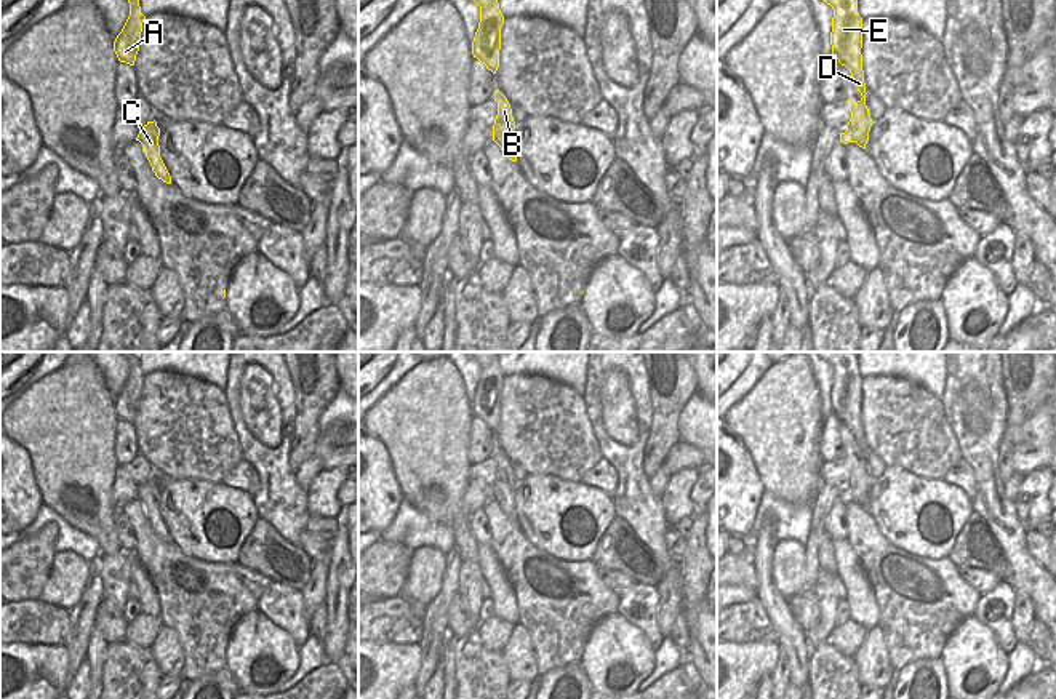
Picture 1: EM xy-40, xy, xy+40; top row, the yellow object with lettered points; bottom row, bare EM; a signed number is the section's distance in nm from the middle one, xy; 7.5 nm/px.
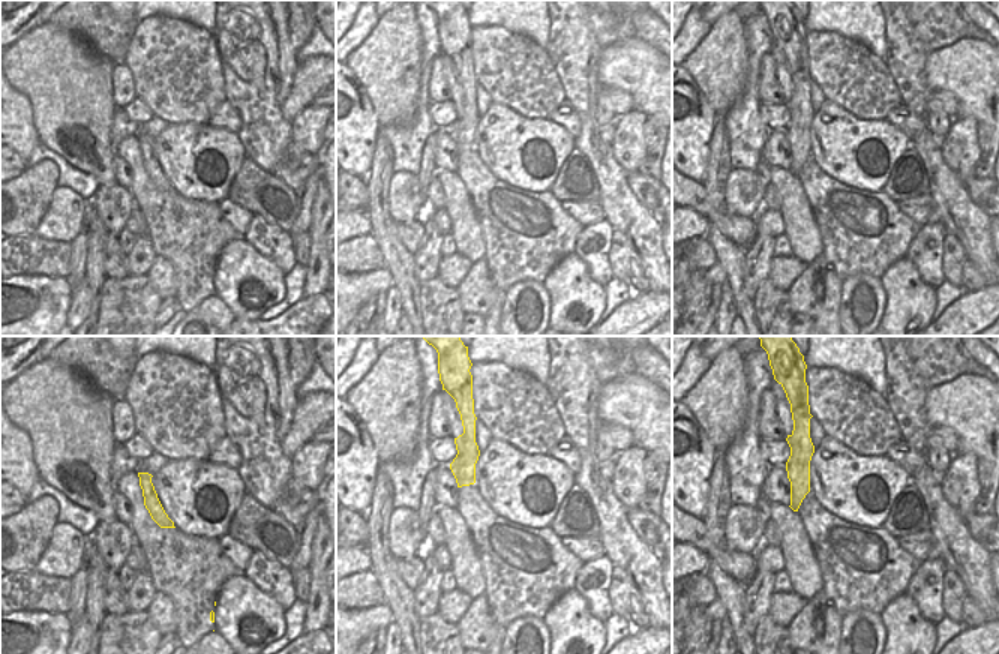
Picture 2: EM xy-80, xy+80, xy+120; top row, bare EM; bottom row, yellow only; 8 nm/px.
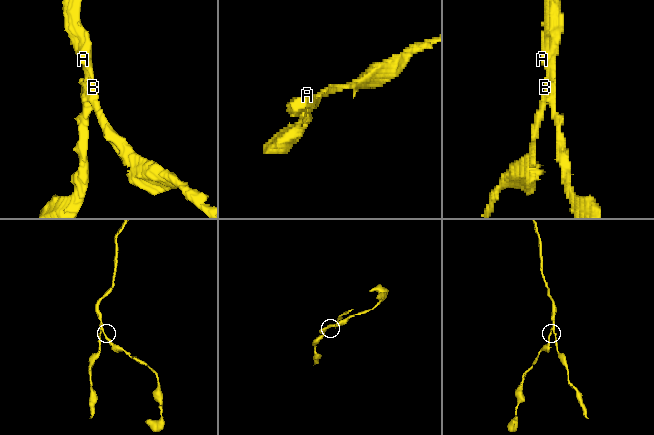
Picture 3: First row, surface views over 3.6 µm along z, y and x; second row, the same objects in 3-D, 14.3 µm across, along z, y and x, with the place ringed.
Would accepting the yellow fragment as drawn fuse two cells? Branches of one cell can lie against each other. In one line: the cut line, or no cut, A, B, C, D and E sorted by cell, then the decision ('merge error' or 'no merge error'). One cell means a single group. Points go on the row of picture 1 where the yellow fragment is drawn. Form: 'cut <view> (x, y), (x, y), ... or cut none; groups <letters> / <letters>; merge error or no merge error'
cut xy (514, 127), (501, 120), (493, 130); groups A B D E / C; merge error

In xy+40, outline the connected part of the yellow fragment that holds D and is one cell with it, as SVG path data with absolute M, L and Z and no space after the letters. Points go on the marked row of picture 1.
M858 0L822 2L830 5L834 10L830 32L832 56L837 58L838 62L850 70L856 88L862 96L858 102L853 102L851 99L846 101L846 104L850 106L851 118L846 125L846 131L840 133L840 142L856 142L854 139L861 138L874 123L866 106L867 93L861 54L862 18L858 13Z

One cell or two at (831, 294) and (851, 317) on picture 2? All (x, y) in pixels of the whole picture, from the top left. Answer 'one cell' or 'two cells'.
two cells

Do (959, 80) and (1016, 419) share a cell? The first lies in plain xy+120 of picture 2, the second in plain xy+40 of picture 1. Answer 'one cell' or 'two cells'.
two cells

